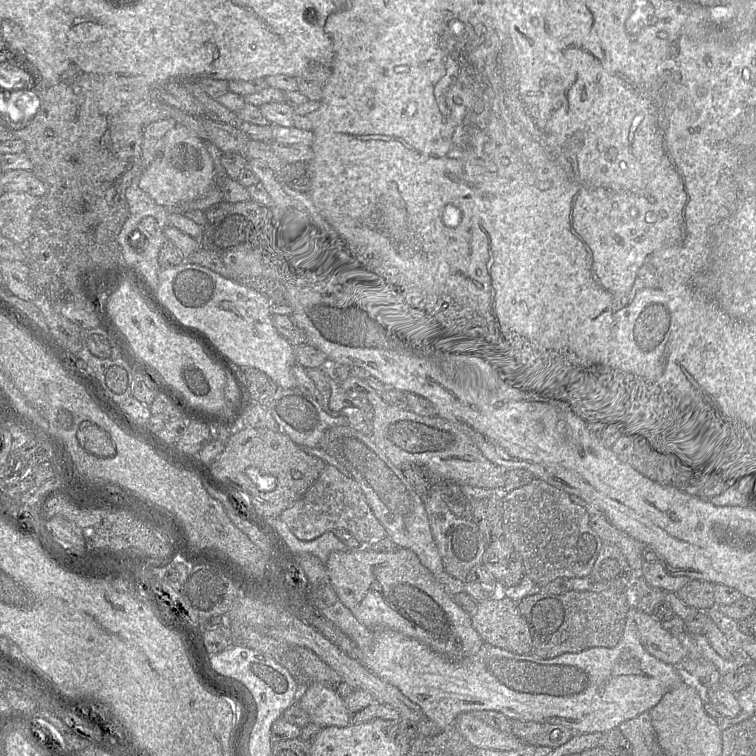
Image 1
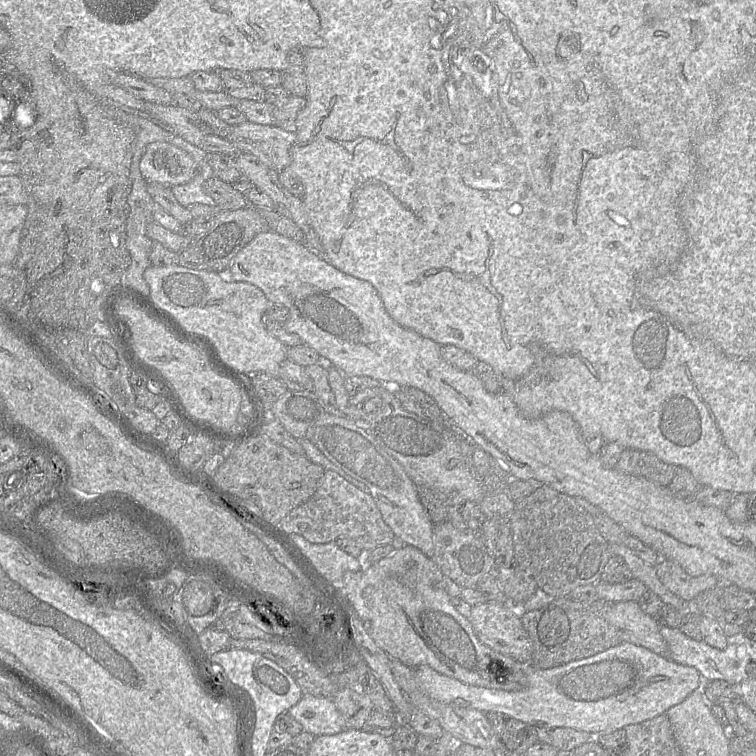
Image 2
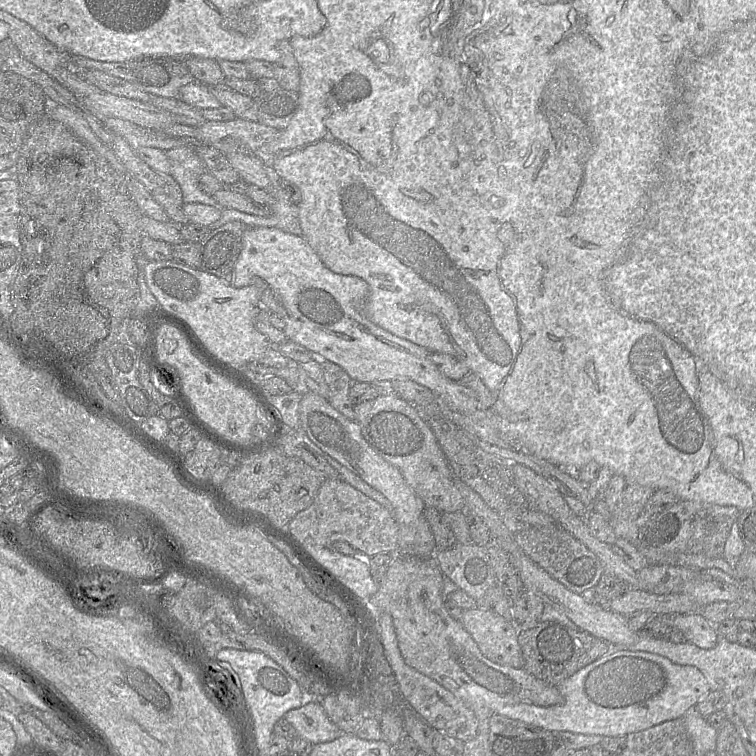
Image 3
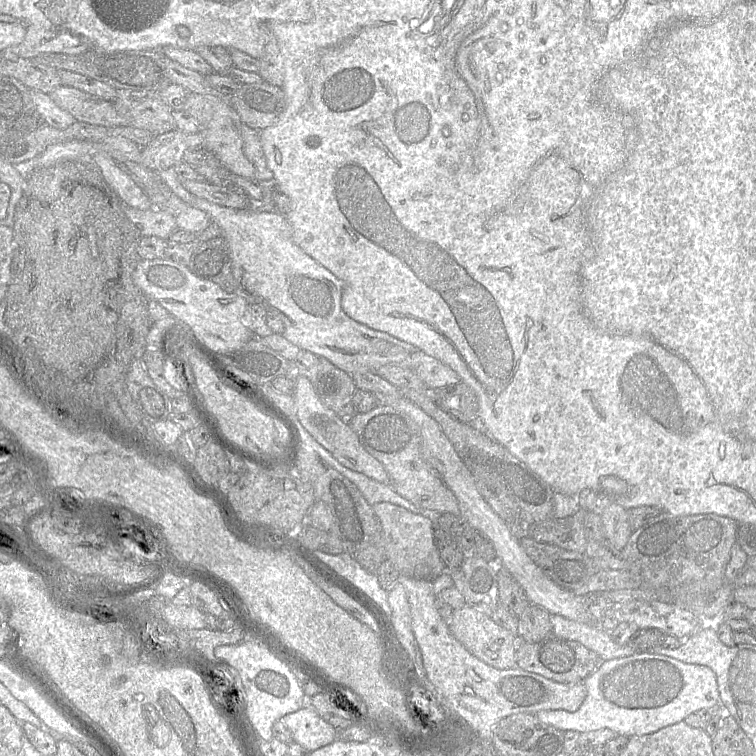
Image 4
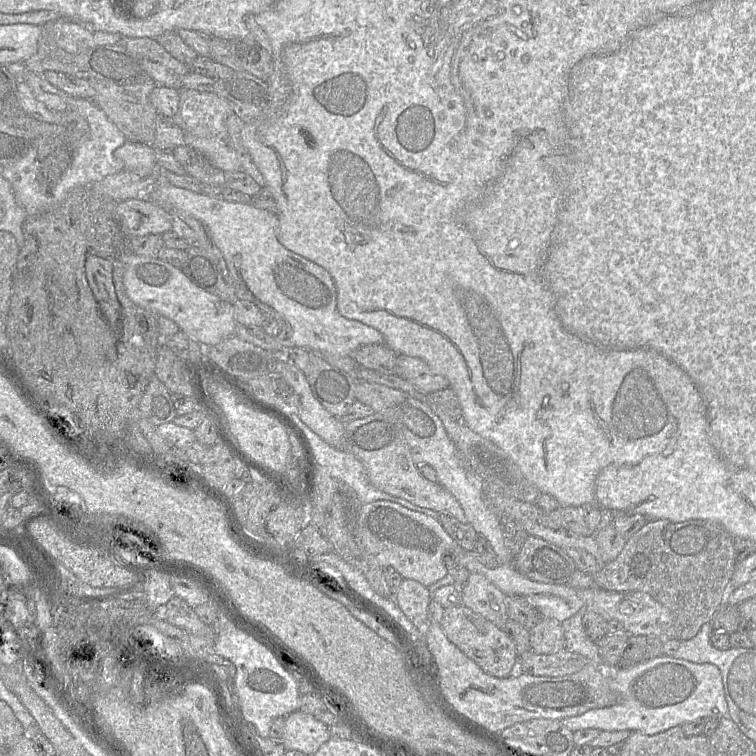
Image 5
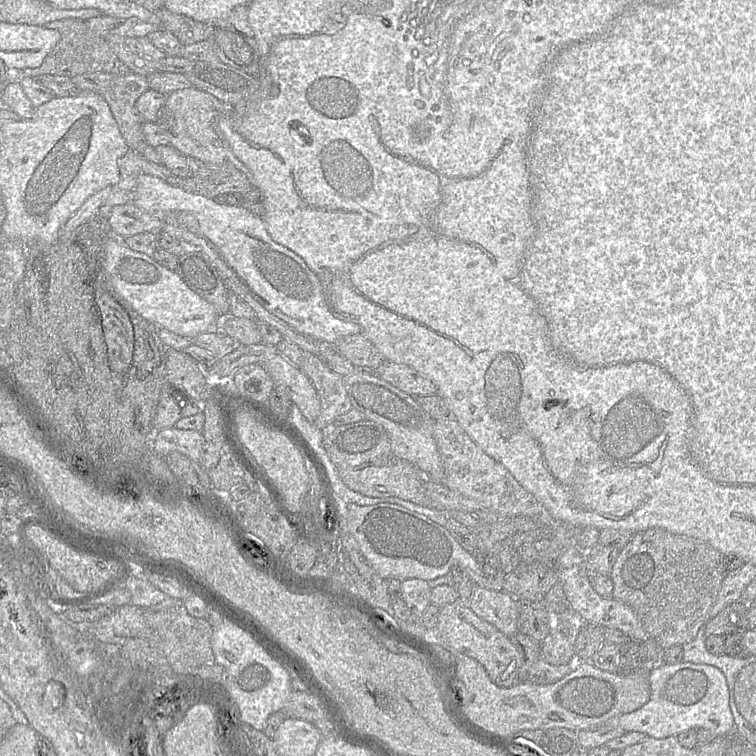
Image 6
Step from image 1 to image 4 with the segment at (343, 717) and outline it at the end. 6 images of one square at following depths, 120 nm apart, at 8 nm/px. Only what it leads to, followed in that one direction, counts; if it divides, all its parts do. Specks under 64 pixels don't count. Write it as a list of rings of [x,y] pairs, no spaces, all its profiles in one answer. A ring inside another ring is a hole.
[[[310,698],[307,701],[307,705],[293,713],[284,715],[280,720],[291,731],[293,741],[309,751],[328,745],[337,739],[337,729],[319,716],[317,711],[310,704]]]

